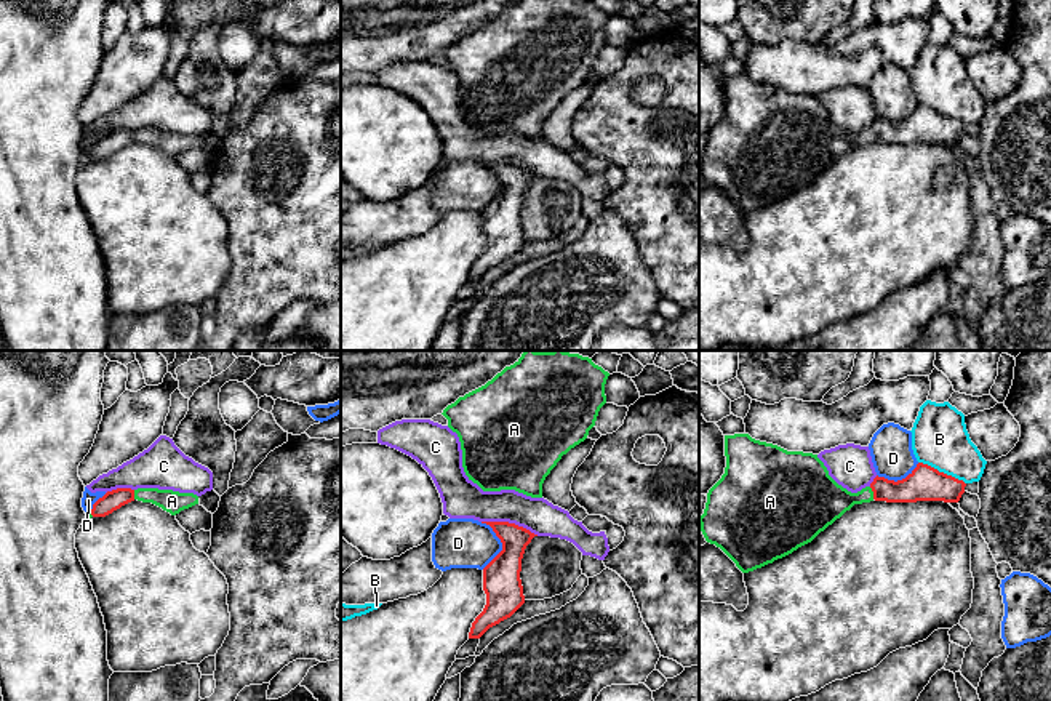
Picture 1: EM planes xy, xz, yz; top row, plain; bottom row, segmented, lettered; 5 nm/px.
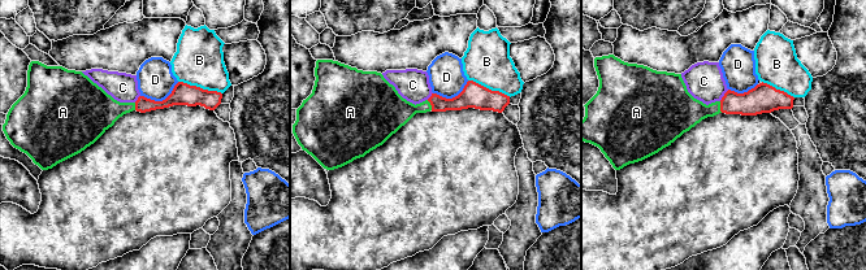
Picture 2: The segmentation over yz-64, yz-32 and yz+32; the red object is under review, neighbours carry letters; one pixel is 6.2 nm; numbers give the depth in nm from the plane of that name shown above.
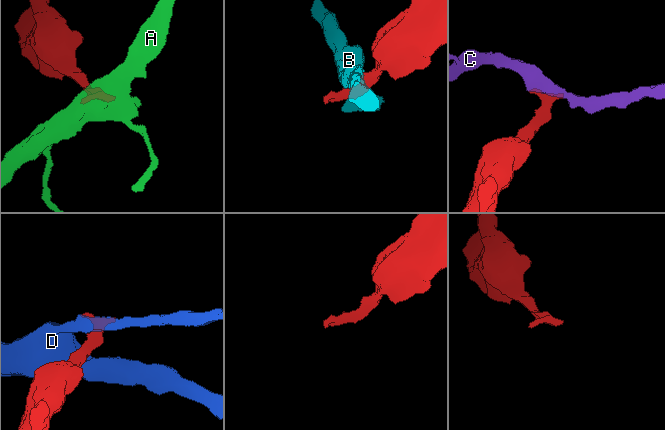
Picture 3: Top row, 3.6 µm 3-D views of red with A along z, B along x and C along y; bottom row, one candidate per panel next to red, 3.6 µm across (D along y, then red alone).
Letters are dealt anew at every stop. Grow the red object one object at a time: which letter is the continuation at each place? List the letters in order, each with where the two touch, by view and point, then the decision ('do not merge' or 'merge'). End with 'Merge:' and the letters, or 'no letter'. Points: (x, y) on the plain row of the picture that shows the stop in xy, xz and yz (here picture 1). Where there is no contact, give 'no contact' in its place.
A: yz (874, 135) | merge
B: yz (943, 114) | do not merge
C: xz (511, 165) | do not merge
D: xz (503, 188) | do not merge
Merge: A

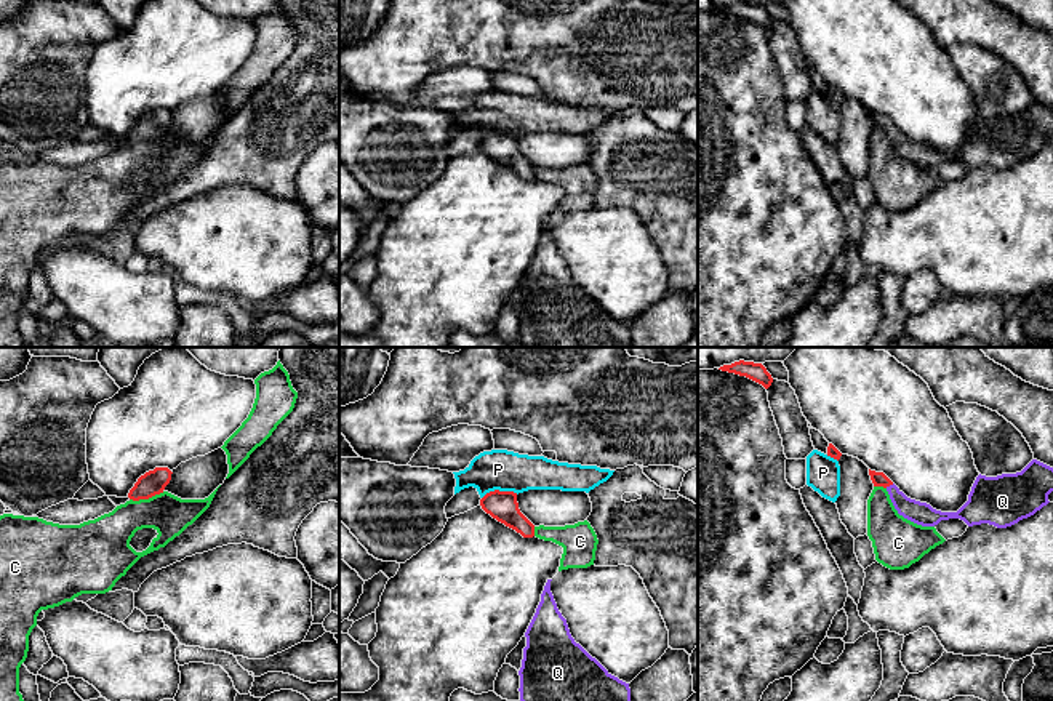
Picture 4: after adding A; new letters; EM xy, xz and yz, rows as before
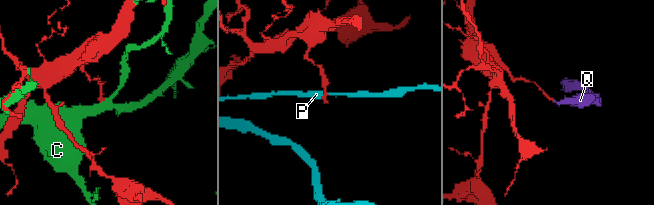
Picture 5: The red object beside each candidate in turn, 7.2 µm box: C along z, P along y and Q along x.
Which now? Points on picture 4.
C: xy (146, 140) | do not merge
P: xz (498, 132) | do not merge
Q: yz (888, 127) | merge
Merge: Q

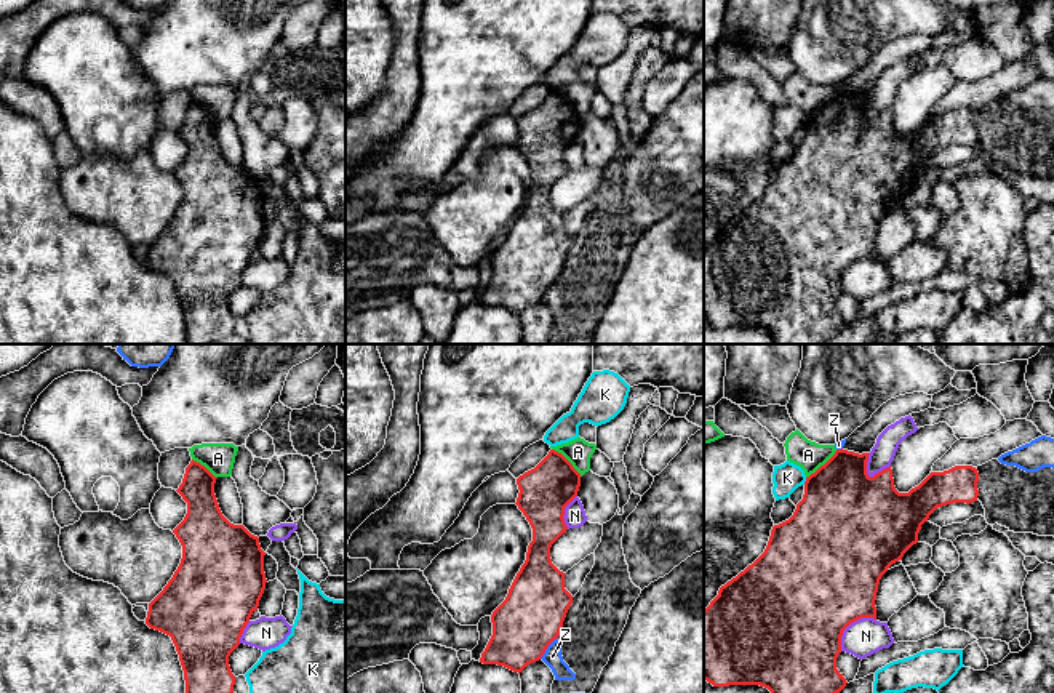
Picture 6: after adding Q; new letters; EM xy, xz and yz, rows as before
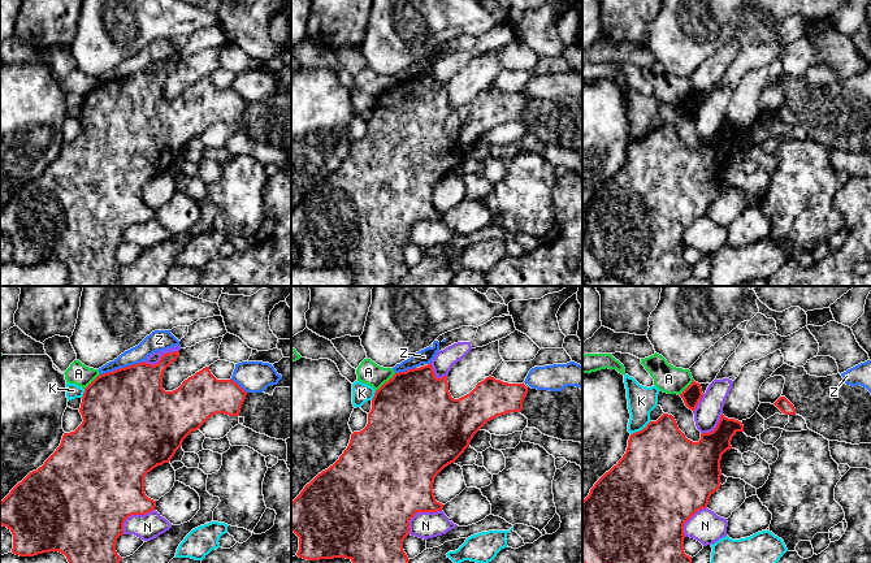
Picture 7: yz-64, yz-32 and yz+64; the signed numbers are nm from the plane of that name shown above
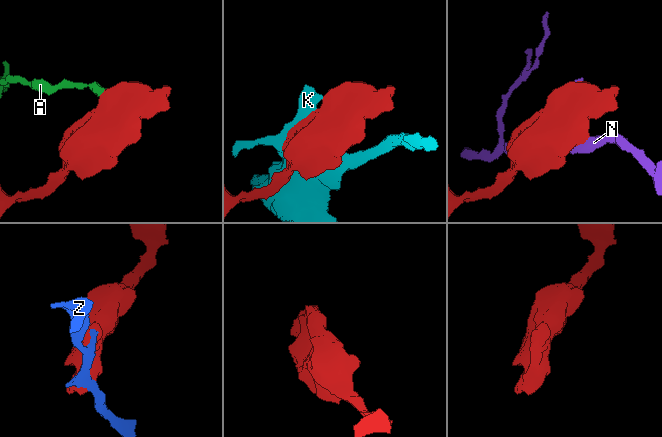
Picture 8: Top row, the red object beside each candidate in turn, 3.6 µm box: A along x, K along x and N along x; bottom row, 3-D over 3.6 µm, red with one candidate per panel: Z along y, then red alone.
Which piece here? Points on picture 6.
A: xz (568, 103) | do not merge
K: yz (806, 122) | do not merge
N: yz (850, 264) | do not merge
Z: xz (546, 290) | do not merge
Merge: no letter

